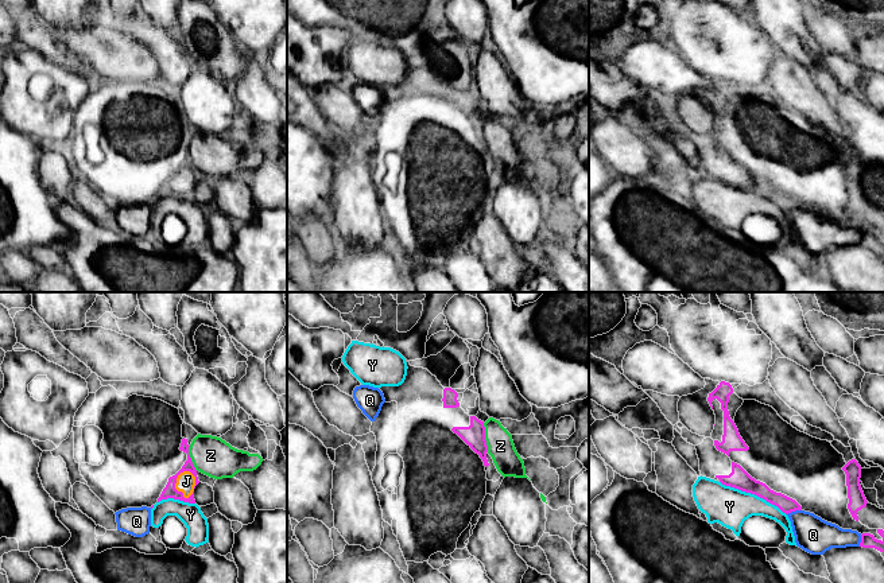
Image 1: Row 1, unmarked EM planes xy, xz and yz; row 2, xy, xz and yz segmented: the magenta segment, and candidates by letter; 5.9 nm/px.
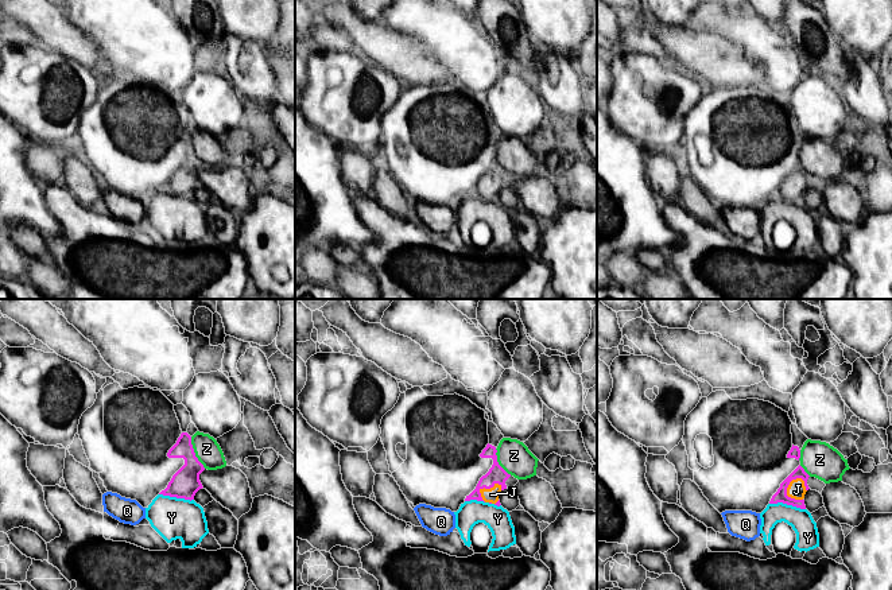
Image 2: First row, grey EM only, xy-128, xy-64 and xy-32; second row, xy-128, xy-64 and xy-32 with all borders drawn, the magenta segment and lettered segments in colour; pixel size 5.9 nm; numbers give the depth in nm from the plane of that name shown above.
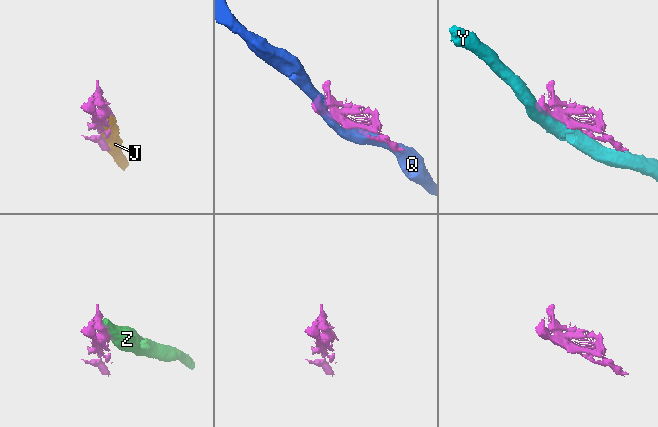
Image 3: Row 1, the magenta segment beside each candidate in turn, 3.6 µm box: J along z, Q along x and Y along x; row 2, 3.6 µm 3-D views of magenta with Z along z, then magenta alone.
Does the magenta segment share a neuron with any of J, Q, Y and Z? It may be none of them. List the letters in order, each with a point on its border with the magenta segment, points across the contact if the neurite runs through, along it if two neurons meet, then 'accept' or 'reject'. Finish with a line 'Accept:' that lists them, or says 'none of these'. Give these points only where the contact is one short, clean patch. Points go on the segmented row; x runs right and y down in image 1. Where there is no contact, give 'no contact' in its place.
J: xy (174, 486) | reject
Q: yz (794, 510) | reject
Y: yz (753, 493) | reject
Z: xz (484, 438) | reject
Accept: none of these

